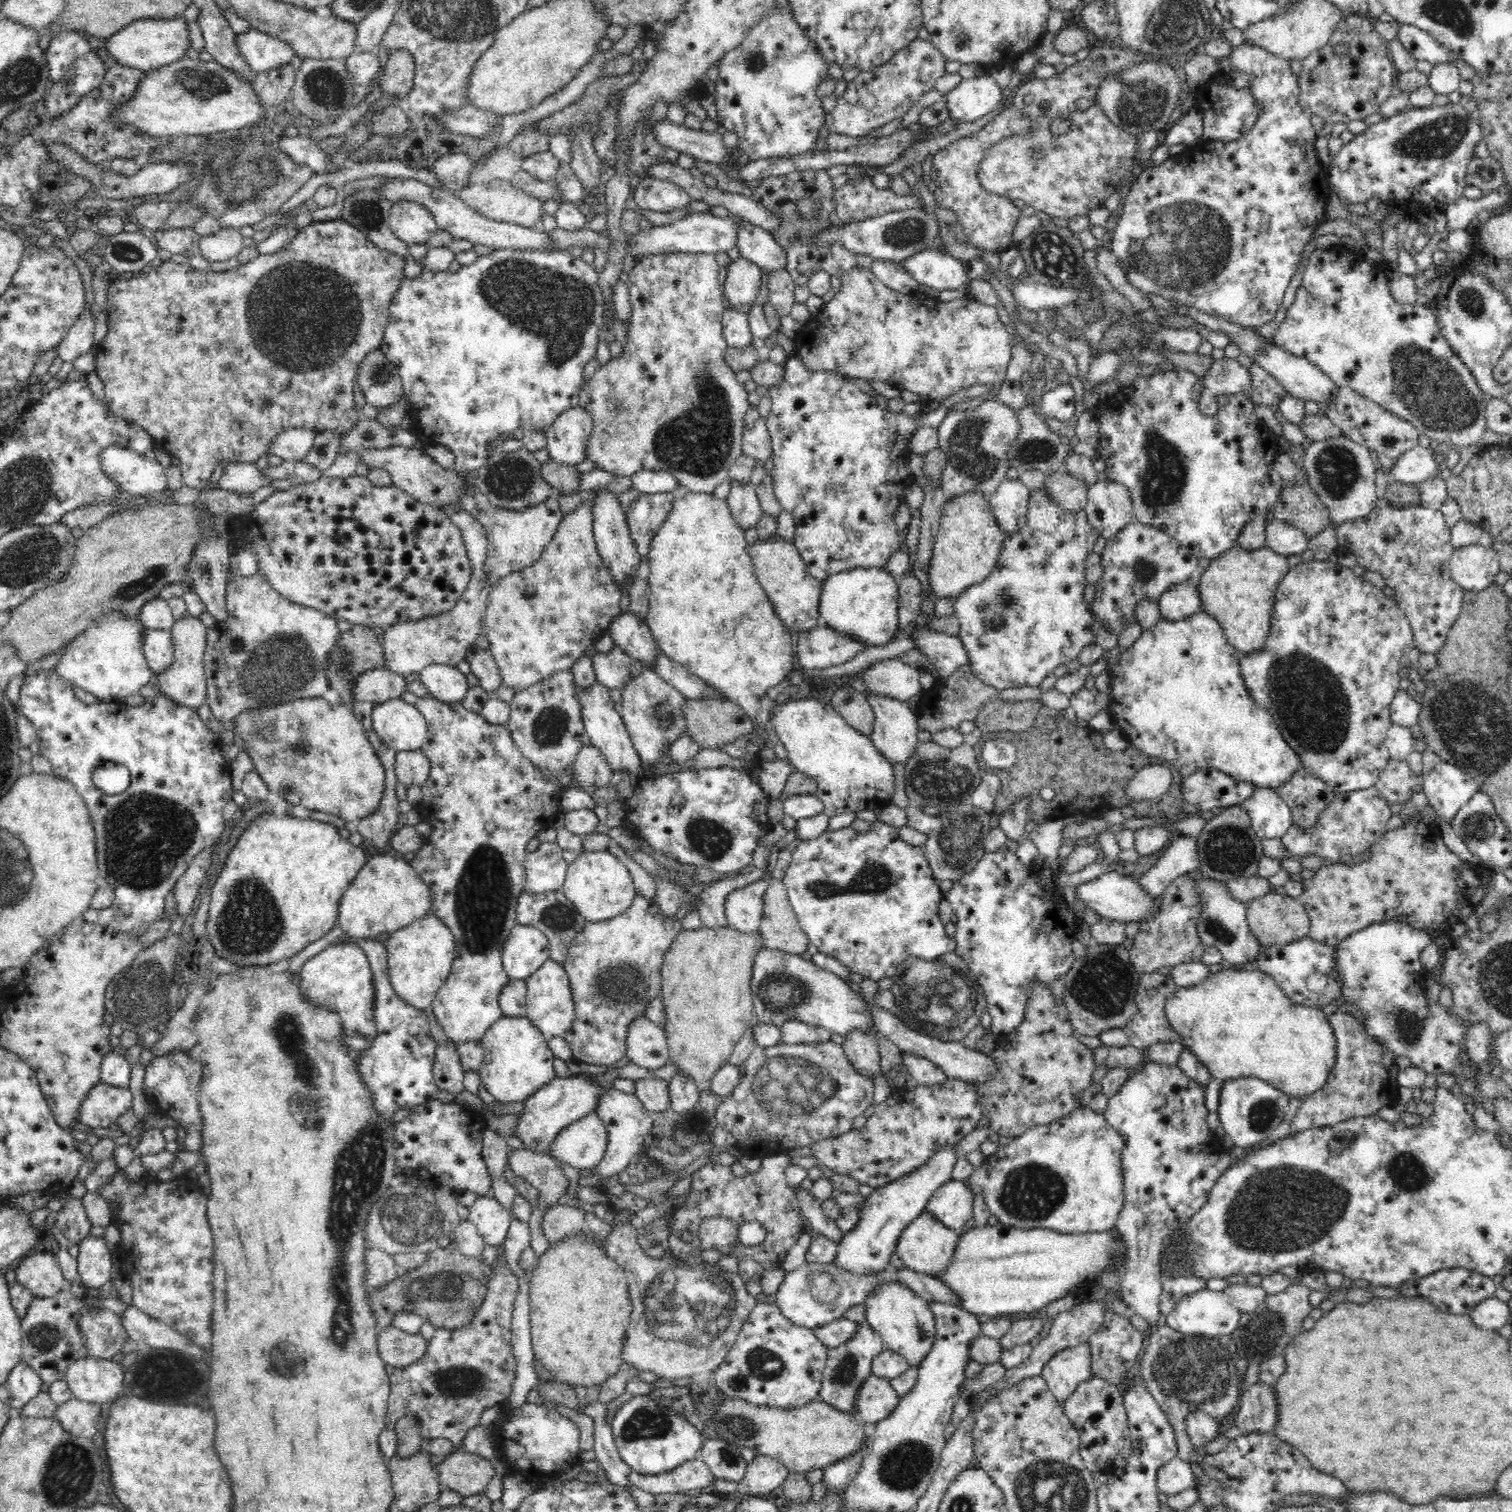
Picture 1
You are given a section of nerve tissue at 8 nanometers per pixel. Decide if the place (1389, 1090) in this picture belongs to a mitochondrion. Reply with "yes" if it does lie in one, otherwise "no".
no

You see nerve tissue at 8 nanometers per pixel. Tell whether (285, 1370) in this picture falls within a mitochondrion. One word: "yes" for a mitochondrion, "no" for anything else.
yes

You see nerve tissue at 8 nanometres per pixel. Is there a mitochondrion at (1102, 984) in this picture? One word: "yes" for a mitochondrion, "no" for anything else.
yes

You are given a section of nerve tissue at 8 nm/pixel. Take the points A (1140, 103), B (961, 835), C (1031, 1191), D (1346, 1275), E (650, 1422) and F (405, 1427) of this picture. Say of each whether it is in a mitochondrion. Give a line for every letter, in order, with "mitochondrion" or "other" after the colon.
A: mitochondrion
B: mitochondrion
C: mitochondrion
D: other
E: mitochondrion
F: other

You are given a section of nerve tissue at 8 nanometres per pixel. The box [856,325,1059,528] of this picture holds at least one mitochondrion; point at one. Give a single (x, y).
(969, 457)

